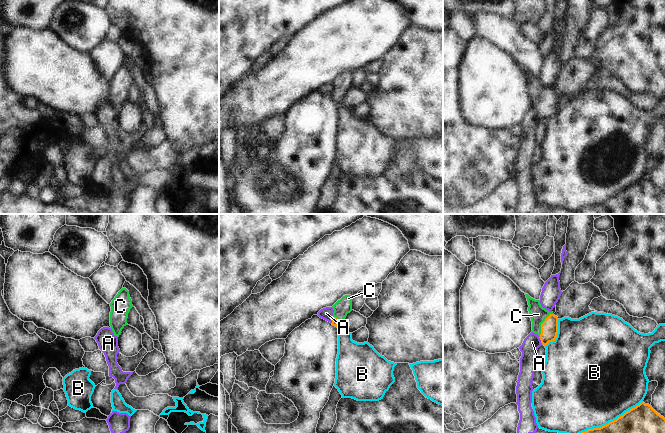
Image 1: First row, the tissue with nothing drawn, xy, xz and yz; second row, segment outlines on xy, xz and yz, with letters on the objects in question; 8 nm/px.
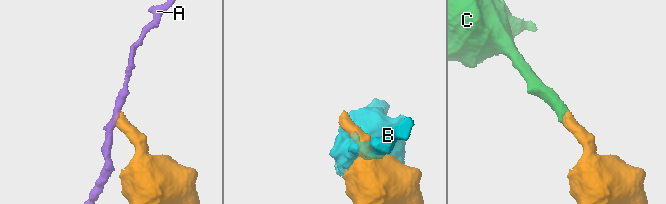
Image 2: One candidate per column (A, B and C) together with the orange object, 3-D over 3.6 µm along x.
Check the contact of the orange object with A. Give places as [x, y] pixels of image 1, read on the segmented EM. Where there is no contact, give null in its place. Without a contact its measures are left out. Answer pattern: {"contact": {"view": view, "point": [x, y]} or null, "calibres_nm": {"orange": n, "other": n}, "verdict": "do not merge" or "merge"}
{"contact": {"view": "yz", "point": [540, 339]}, "calibres_nm": {"orange": 140, "other": 140}, "verdict": "do not merge"}

